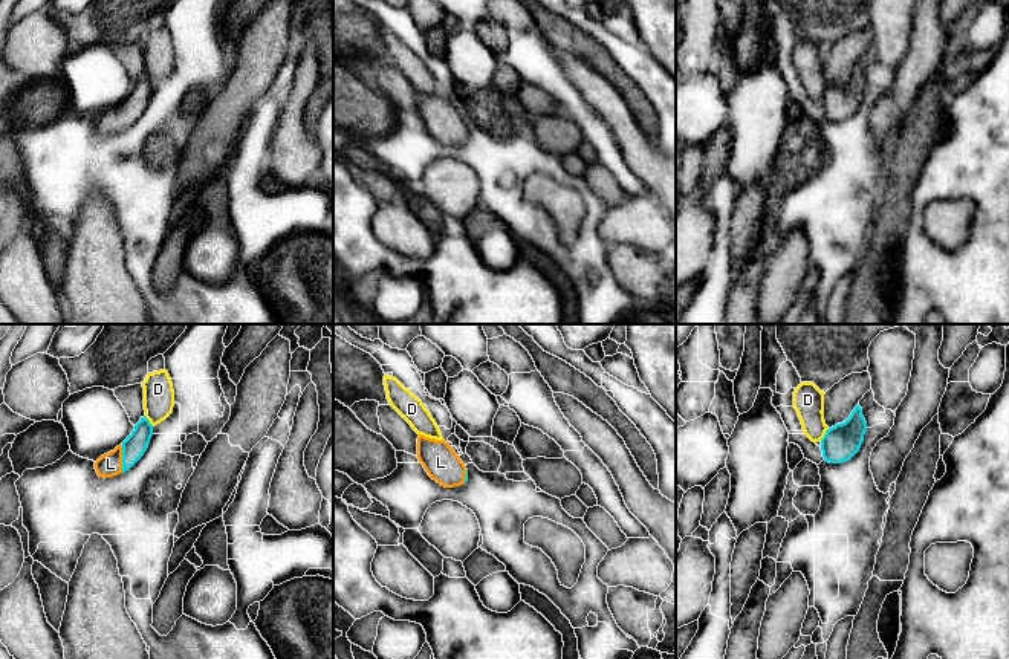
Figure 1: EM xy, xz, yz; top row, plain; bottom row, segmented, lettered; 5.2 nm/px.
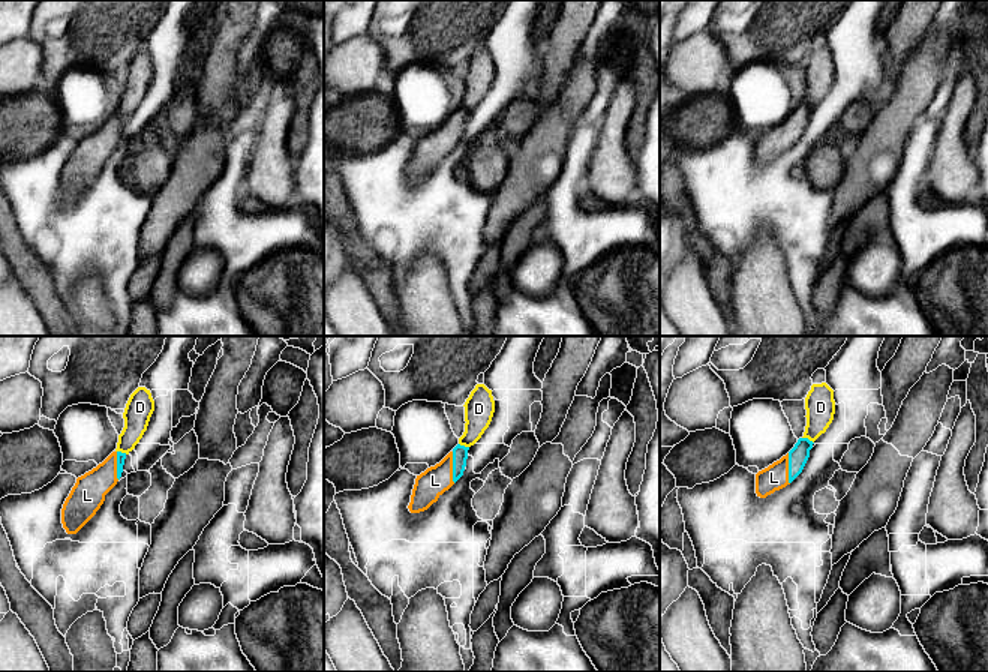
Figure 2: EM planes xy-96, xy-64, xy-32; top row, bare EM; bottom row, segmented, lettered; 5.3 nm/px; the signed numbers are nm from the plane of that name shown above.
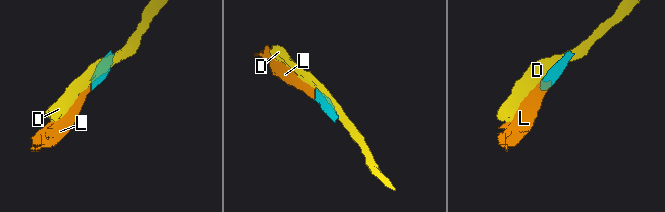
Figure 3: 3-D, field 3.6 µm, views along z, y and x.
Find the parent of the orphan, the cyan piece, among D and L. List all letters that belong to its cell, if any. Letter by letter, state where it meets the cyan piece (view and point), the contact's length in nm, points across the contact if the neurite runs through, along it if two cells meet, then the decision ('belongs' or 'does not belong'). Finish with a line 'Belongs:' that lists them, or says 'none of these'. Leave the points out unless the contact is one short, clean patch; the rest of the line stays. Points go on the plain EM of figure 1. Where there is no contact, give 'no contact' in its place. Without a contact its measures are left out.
D: contact yz (824, 92); length 90 nm; does not belong
L: contact xy (123, 116); length 140 nm; belongs
Belongs: L

